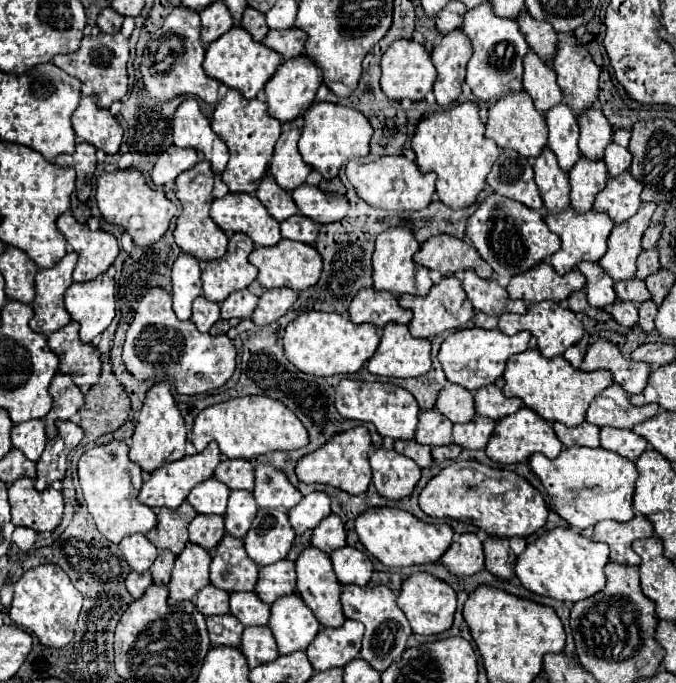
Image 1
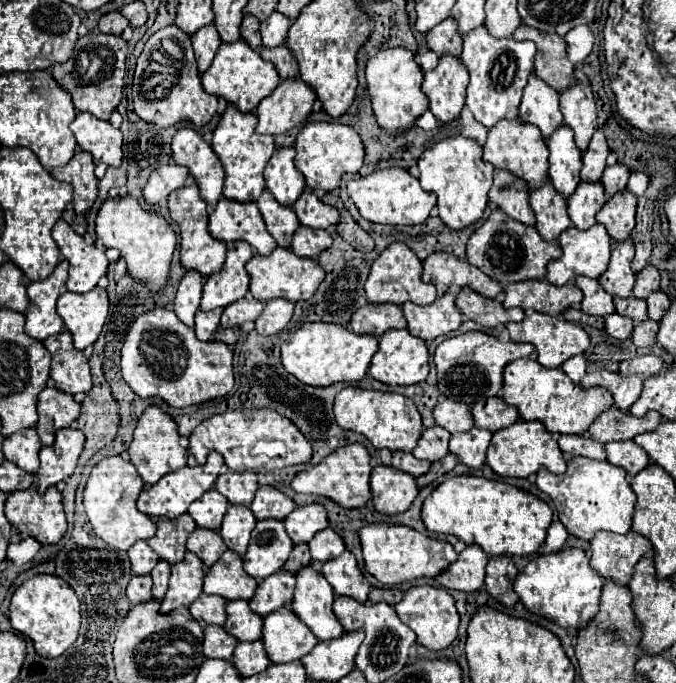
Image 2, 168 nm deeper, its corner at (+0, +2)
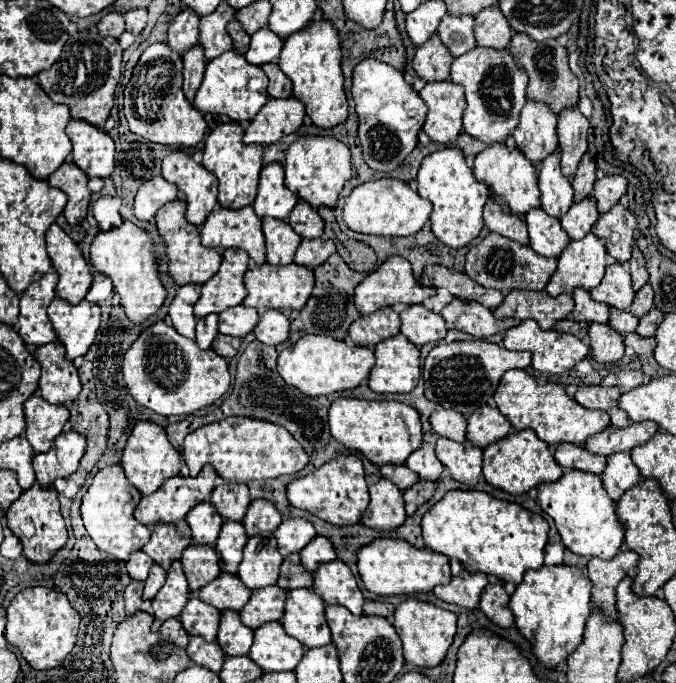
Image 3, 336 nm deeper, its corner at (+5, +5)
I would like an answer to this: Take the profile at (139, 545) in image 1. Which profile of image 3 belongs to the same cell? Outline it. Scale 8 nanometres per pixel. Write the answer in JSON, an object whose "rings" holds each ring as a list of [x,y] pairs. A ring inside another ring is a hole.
{"rings":[[[135,550],[127,560],[127,572],[133,580],[145,580],[151,566],[153,566],[153,560],[143,550]]]}

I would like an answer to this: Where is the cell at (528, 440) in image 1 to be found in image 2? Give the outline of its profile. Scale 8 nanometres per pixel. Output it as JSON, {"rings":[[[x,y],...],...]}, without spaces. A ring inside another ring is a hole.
{"rings":[[[516,421],[514,425],[502,431],[496,431],[488,447],[486,463],[500,477],[530,477],[538,473],[542,467],[546,467],[550,473],[556,473],[556,475],[566,471],[564,453],[560,451],[556,437],[552,433],[546,433],[540,421]]]}

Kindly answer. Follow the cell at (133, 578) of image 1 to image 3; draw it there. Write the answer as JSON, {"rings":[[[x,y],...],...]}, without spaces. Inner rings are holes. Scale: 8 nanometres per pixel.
{"rings":[[[131,580],[131,584],[123,592],[123,600],[125,600],[125,610],[127,610],[129,616],[135,614],[135,612],[139,612],[139,610],[153,612],[151,610],[151,600],[143,598],[143,582]]]}

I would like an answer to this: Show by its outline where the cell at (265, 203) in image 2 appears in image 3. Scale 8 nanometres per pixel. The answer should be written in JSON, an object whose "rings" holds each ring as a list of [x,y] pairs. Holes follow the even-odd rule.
{"rings":[[[263,218],[263,234],[267,242],[267,262],[275,266],[291,264],[293,254],[297,250],[297,244],[301,242],[301,236],[279,218]]]}

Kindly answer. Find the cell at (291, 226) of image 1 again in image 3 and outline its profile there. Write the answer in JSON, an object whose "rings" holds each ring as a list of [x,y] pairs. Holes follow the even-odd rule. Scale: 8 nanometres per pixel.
{"rings":[[[303,238],[297,252],[295,252],[295,262],[307,268],[315,268],[323,264],[331,254],[335,252],[333,240],[323,240],[323,238]]]}

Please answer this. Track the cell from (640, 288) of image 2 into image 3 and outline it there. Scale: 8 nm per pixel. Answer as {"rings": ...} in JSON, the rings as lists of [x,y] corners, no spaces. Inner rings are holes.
{"rings":[[[645,284],[645,286],[635,294],[635,300],[633,300],[629,312],[637,314],[637,318],[639,318],[639,316],[643,316],[651,306],[653,306],[653,288],[651,288],[649,284]]]}

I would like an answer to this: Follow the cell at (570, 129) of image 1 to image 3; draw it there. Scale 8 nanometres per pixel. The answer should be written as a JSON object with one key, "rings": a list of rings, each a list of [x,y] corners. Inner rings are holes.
{"rings":[[[559,148],[541,160],[539,190],[541,190],[541,208],[555,218],[561,218],[573,204],[571,178],[563,176],[561,172]]]}

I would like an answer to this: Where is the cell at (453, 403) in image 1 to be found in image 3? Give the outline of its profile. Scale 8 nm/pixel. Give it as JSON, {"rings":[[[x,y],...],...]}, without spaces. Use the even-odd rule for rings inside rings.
{"rings":[[[437,408],[431,418],[429,418],[433,432],[437,432],[439,436],[463,442],[465,440],[465,430],[467,430],[467,420],[465,416],[461,416],[457,410],[445,410],[445,408]]]}

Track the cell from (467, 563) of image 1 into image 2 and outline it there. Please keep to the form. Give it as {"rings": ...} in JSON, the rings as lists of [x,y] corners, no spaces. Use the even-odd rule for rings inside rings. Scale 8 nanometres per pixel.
{"rings":[[[468,545],[460,555],[458,561],[452,563],[444,573],[436,577],[436,581],[444,589],[456,589],[464,593],[480,591],[484,587],[484,569],[488,557],[478,545]]]}

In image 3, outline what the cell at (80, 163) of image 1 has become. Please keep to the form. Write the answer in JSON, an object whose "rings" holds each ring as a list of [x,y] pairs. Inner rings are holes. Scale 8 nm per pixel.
{"rings":[[[63,162],[49,178],[47,182],[59,190],[63,190],[67,194],[67,206],[63,210],[67,222],[79,224],[89,210],[89,198],[91,192],[87,188],[87,176],[85,172],[81,172],[81,168],[77,168],[77,164],[73,162]]]}

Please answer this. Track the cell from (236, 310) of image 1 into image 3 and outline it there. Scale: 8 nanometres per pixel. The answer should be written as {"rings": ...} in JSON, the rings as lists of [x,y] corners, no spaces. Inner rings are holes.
{"rings":[[[239,304],[219,314],[219,332],[243,338],[247,332],[255,328],[257,320],[259,320],[259,314],[255,308],[247,308]]]}

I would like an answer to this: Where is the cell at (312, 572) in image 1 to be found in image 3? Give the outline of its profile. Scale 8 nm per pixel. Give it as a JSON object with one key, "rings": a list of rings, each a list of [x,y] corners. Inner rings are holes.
{"rings":[[[295,588],[287,592],[281,624],[289,636],[301,640],[307,648],[331,642],[331,630],[325,620],[325,600],[311,588]]]}

